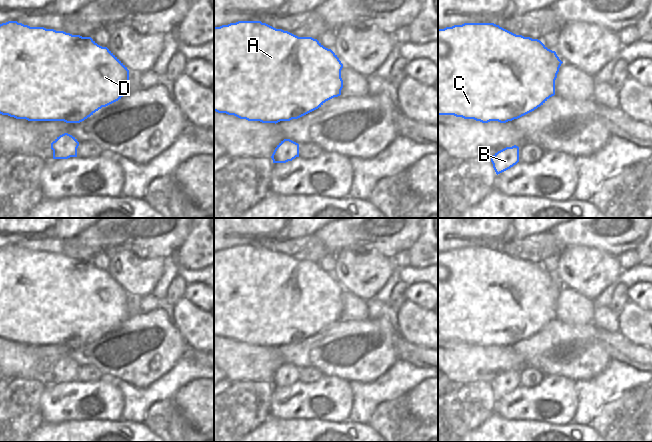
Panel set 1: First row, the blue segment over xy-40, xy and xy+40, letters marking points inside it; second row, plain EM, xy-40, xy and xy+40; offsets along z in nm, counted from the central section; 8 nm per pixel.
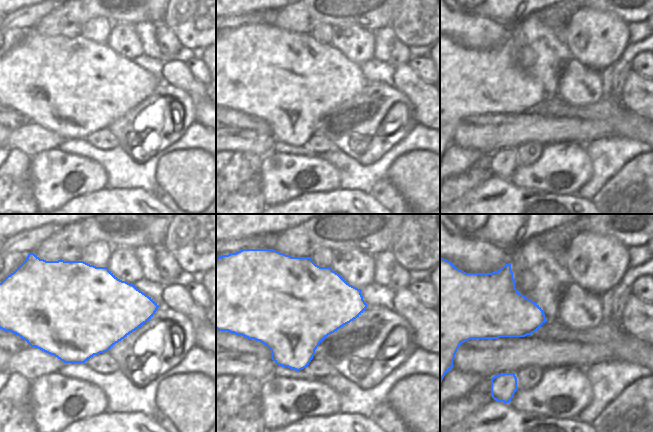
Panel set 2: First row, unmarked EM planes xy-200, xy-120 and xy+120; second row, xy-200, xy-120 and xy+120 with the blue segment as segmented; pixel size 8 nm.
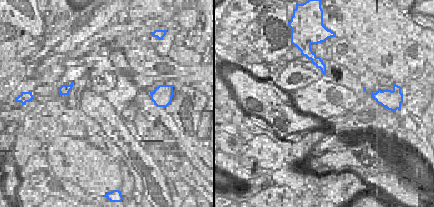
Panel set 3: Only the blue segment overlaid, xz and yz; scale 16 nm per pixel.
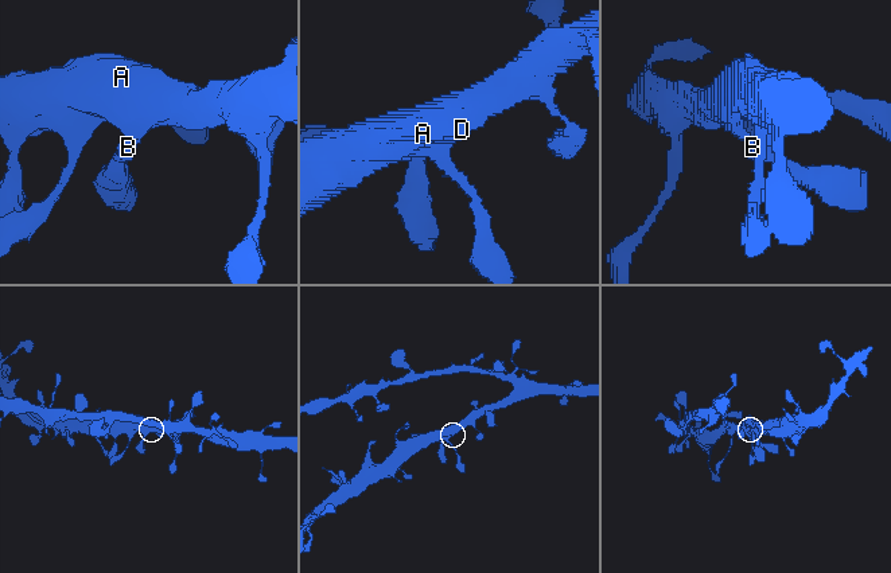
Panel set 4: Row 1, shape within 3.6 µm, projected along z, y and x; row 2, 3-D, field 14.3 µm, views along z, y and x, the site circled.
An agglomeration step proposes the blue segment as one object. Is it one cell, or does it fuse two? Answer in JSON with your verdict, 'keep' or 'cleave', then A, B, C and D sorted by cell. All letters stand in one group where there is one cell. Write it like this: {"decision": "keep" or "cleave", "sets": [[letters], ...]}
{"decision": "keep", "sets": [["A", "B", "C", "D"]]}

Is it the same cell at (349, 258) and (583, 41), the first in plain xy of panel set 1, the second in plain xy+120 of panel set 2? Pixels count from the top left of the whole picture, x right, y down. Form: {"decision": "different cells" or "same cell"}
{"decision": "same cell"}

